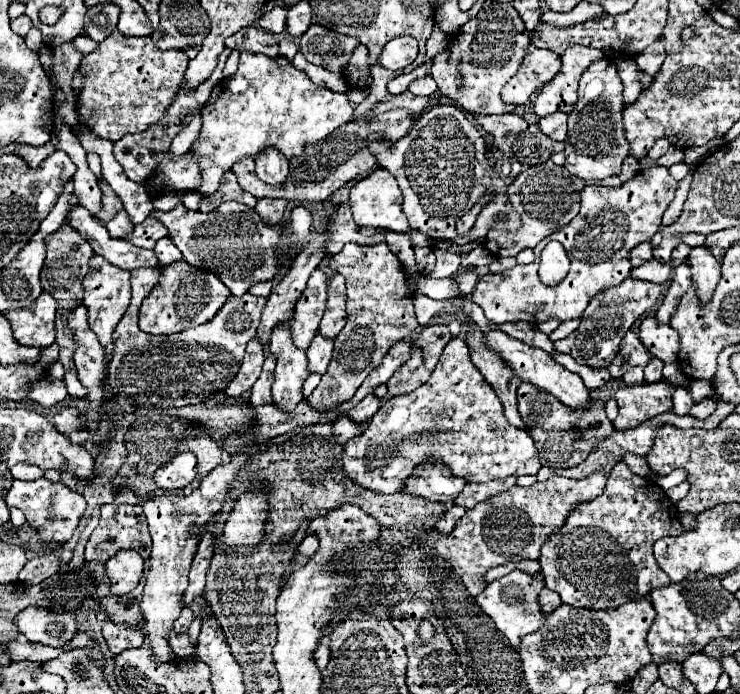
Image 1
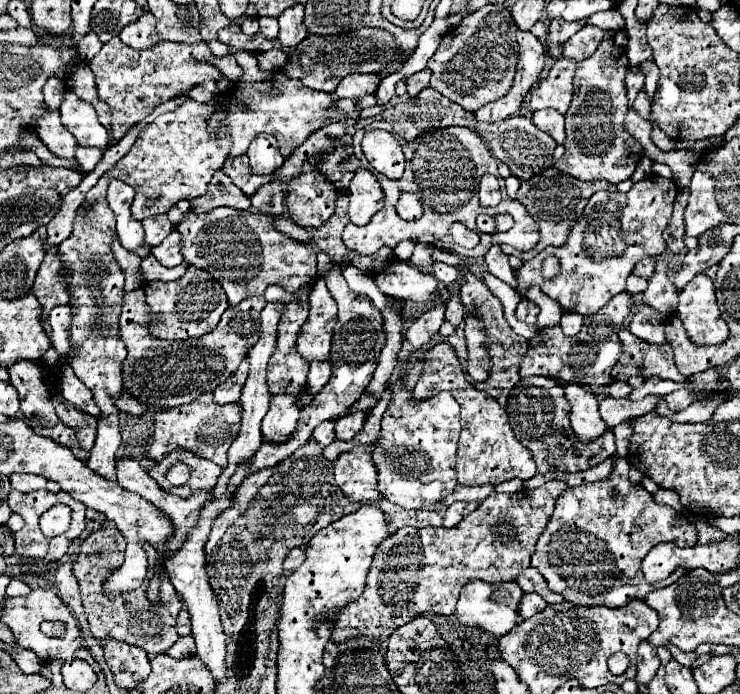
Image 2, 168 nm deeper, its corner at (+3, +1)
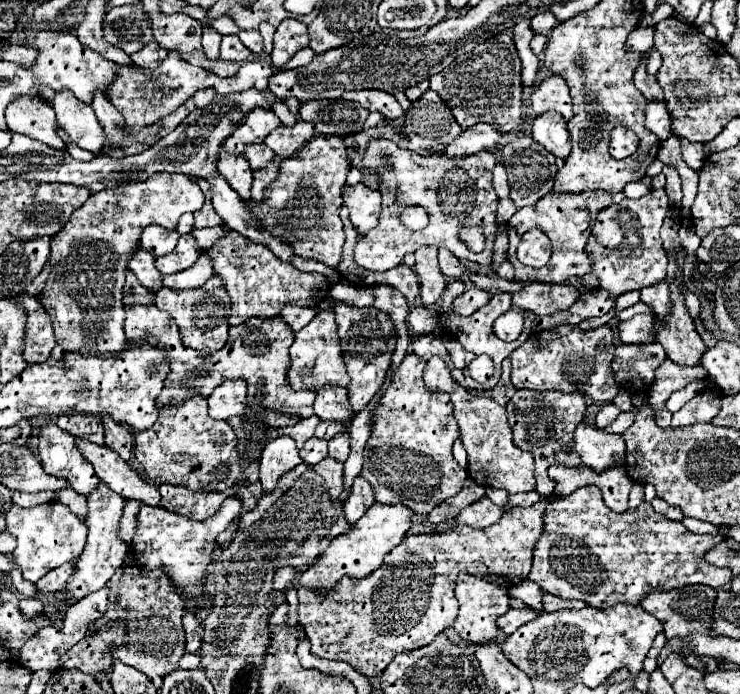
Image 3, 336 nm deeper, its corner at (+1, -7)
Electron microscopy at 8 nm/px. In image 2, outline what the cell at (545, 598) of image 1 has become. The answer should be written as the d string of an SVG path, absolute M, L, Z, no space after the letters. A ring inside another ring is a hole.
M528 593L528 595L522 597L522 601L520 601L520 605L518 605L518 615L520 615L520 619L528 619L528 617L532 617L534 613L544 611L546 605L548 605L548 603L546 603L540 595Z

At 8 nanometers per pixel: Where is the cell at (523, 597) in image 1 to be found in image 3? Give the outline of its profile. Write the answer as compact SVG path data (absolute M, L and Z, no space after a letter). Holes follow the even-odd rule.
M460 575L458 577L458 583L456 583L456 597L460 601L460 611L458 611L458 617L454 621L454 629L460 633L462 639L466 641L472 641L472 643L488 643L488 641L496 641L500 637L502 631L498 631L498 617L502 613L506 613L510 609L510 597L508 597L508 591L498 587L498 585L492 585L492 583L486 583L474 575Z

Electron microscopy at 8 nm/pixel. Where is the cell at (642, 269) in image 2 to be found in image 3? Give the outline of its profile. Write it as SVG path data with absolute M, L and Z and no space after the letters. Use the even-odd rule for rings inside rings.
M660 281L658 285L650 285L646 289L640 291L640 301L648 303L654 313L656 313L656 323L654 323L654 331L658 331L660 321L670 313L670 303L668 303L668 285L666 281Z

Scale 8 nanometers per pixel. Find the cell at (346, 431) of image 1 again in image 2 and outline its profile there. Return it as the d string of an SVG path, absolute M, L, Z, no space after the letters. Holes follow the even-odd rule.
M332 421L320 423L320 425L314 429L314 433L312 433L312 441L316 441L320 447L330 445L330 443L336 439L336 435L332 433L332 429L334 429L334 423L332 423Z

